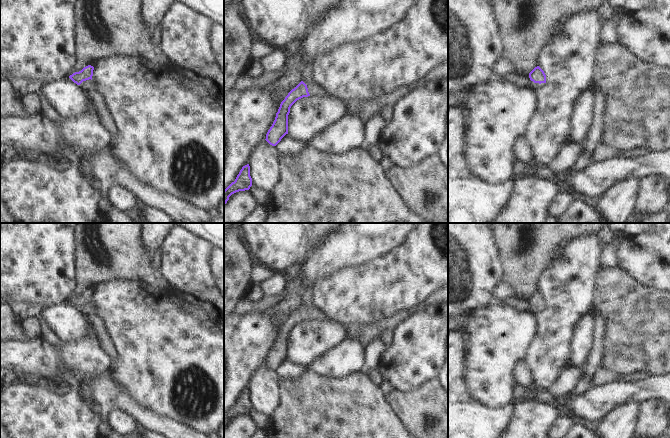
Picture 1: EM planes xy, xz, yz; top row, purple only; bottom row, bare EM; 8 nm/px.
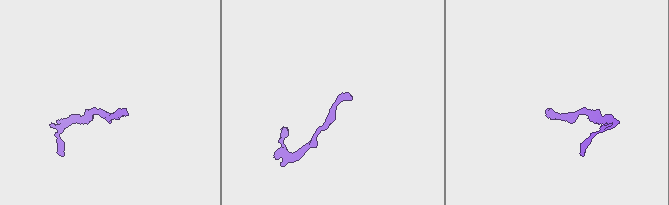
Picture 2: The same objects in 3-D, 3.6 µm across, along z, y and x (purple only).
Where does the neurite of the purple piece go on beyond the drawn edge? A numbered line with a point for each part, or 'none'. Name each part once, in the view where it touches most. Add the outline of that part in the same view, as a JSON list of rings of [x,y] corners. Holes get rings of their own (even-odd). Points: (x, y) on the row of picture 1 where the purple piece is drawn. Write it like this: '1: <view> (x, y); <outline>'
1: yz (514, 78); [[[511,73],[503,77],[495,77],[496,79],[502,80],[504,82],[514,83],[520,86],[530,87],[536,91],[540,90],[545,83],[534,83],[530,80],[529,77],[524,77],[522,75],[518,75],[516,73]]]

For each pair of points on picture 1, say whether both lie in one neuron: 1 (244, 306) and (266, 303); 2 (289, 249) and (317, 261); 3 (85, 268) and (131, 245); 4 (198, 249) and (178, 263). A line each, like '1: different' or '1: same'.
1: same
2: different
3: same
4: same

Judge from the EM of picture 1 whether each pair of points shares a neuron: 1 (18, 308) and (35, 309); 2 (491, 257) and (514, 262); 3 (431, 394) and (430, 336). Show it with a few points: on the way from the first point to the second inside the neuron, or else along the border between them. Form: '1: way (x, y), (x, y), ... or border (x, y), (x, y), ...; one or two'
1: way (22, 309), (31, 309); one
2: border (494, 236), (503, 268), (504, 279); two
3: border (437, 378), (415, 390), (409, 390); two

